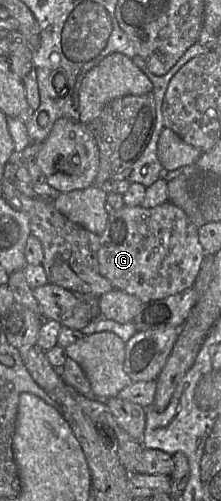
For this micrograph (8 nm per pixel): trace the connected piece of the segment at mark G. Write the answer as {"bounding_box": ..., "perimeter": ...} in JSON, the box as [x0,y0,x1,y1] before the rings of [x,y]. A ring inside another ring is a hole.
{"bounding_box":[98,201,205,304],"perimeter":[[[169,201],[154,208],[123,206],[109,215],[106,228],[100,235],[98,263],[101,274],[111,282],[114,289],[137,297],[142,304],[164,299],[193,287],[204,257],[205,251],[199,242],[198,228],[181,208]]]}

